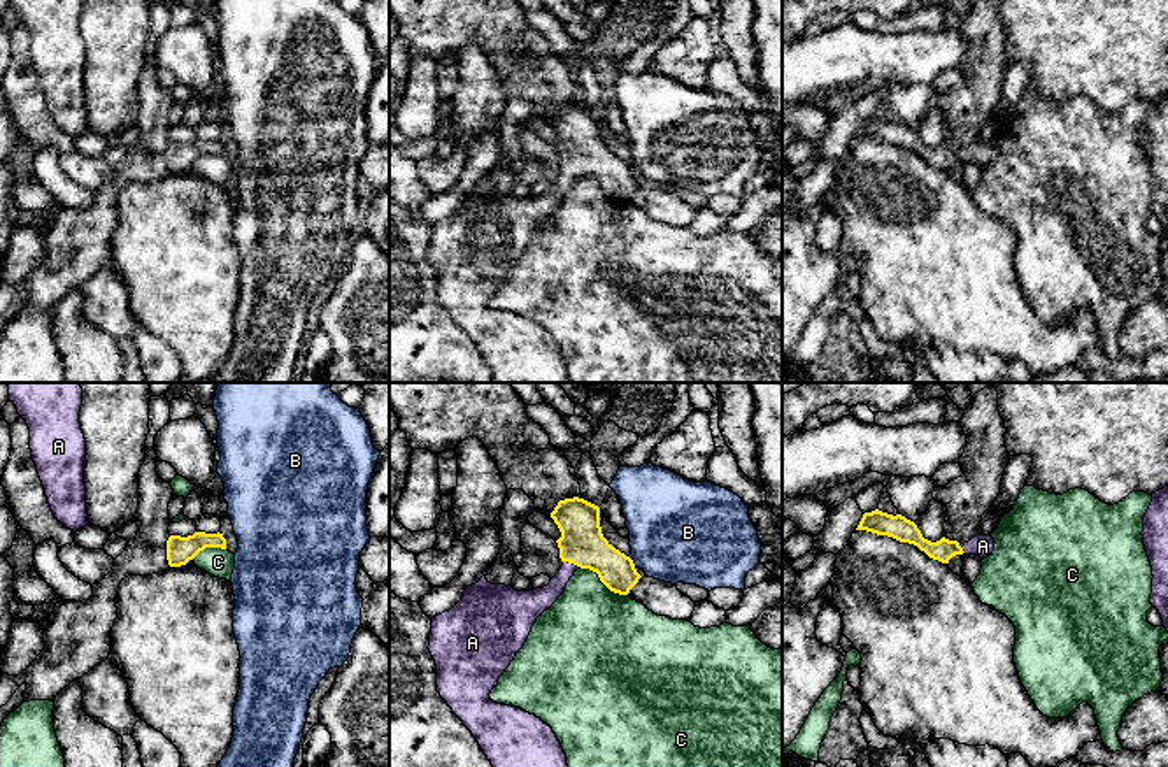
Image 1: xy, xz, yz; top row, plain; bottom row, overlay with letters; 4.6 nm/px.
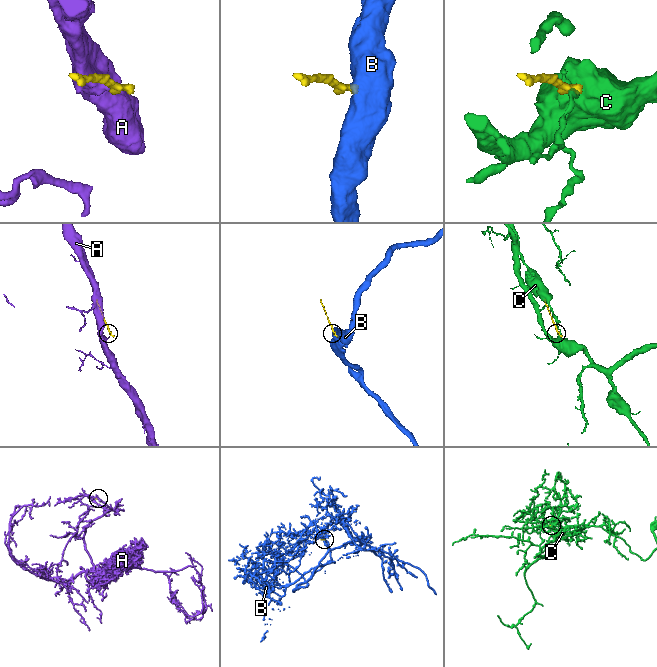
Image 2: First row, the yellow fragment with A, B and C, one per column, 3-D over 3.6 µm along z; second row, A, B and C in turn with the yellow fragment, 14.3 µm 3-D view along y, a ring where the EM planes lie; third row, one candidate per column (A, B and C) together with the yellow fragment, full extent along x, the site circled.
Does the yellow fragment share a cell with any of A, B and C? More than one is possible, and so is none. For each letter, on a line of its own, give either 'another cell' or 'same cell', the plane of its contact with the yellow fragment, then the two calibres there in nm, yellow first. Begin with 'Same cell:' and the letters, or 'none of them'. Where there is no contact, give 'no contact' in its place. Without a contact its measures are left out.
Same cell: A
A: same cell | xz | 200/120 nm
B: another cell | xz | 200/440 nm
C: another cell | xz | 200/440 nm

